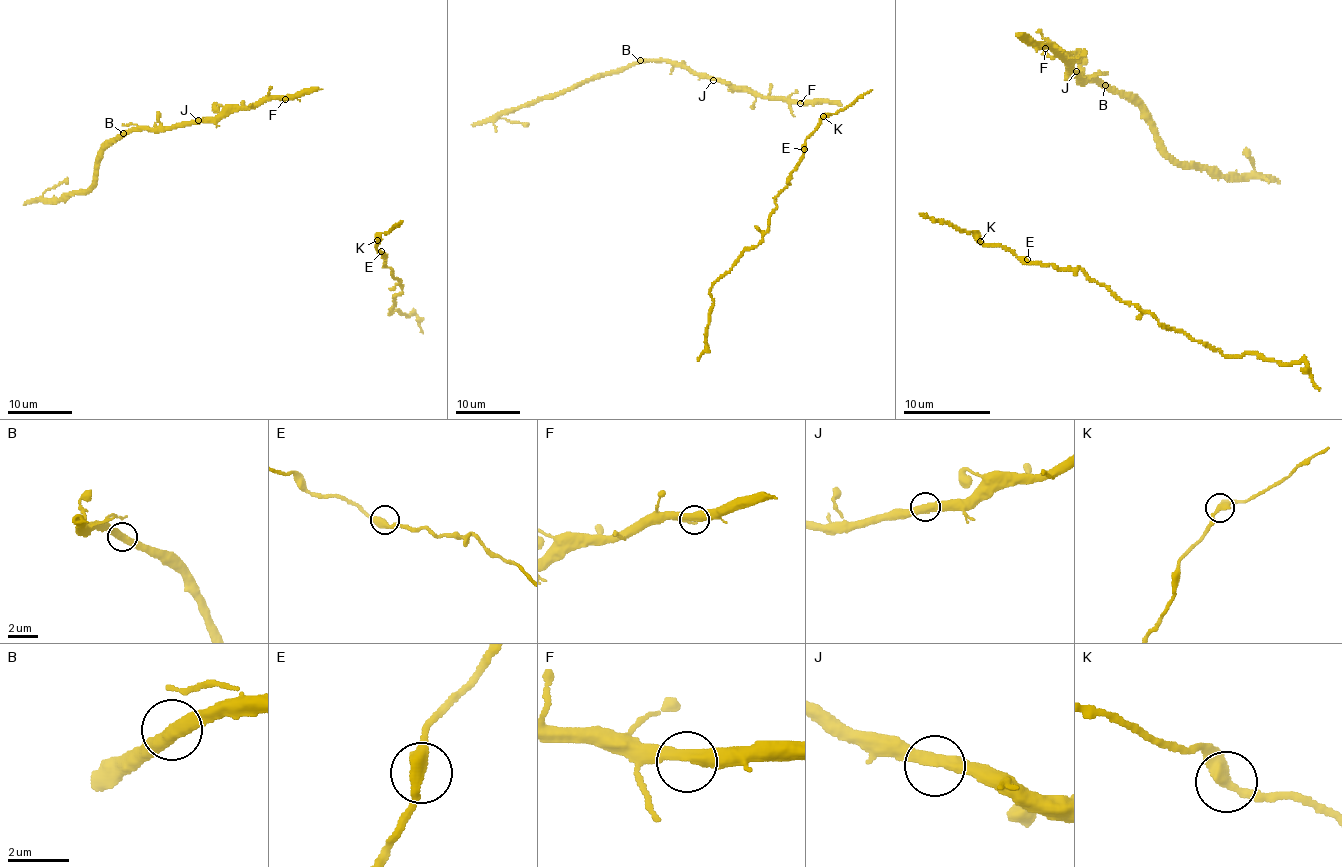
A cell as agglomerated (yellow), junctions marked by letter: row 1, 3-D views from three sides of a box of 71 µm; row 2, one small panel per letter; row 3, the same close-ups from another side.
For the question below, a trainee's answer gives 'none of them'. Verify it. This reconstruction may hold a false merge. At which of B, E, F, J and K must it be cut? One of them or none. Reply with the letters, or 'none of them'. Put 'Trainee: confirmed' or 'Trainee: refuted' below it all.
none of them
Trainee: confirmed

